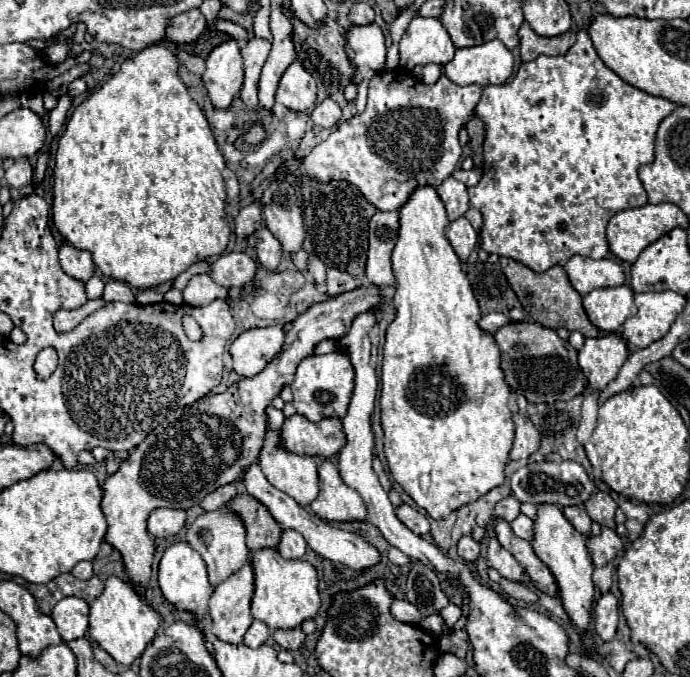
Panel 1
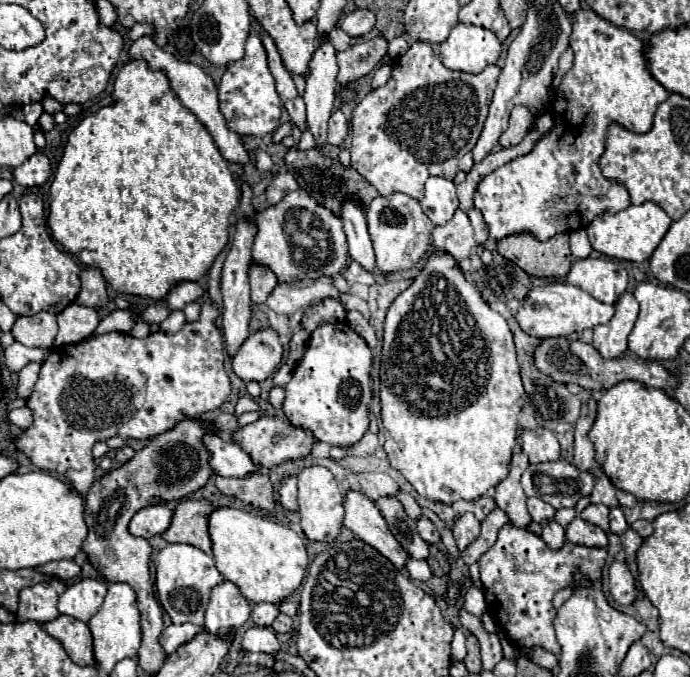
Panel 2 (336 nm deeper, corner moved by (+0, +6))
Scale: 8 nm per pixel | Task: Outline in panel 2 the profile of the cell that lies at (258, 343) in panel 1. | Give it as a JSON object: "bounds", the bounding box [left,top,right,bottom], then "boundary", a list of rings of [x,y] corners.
{"bounds":[232,328,282,382],"boundary":[[[272,328],[252,332],[232,358],[232,370],[244,382],[266,380],[282,362],[282,344]]]}

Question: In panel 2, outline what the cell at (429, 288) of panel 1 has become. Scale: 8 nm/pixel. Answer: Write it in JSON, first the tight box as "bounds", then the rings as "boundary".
{"bounds":[380,250,524,504],"boundary":[[[434,250],[428,258],[420,274],[414,278],[410,288],[406,288],[388,308],[386,322],[384,322],[384,350],[382,350],[382,366],[380,366],[380,404],[382,404],[382,424],[384,424],[384,450],[388,454],[390,466],[396,468],[412,486],[414,490],[434,502],[442,504],[454,504],[458,500],[476,500],[482,494],[486,494],[490,488],[494,488],[498,482],[504,480],[508,474],[508,464],[512,458],[512,448],[516,444],[516,428],[518,428],[518,412],[524,406],[524,386],[520,380],[520,370],[516,362],[516,350],[512,342],[512,332],[506,324],[506,320],[494,312],[480,296],[474,284],[470,284],[462,270],[458,268],[458,262],[444,250]]]}

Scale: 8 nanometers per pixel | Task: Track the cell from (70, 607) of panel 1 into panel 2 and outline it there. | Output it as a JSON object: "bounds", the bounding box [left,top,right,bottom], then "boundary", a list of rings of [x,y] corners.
{"bounds":[58,578,106,622],"boundary":[[[84,578],[82,582],[68,586],[66,592],[58,600],[58,610],[60,614],[72,616],[80,622],[88,622],[102,606],[106,596],[106,584]]]}

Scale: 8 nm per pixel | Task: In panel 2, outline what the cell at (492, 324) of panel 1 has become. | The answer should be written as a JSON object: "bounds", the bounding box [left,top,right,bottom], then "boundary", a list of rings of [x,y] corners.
{"bounds":[516,284,614,338],"boundary":[[[546,284],[532,288],[526,298],[520,302],[516,320],[524,332],[536,338],[550,338],[550,336],[568,336],[572,332],[582,332],[586,328],[596,328],[598,324],[606,324],[614,316],[614,304],[604,304],[592,298],[582,288],[572,284]]]}

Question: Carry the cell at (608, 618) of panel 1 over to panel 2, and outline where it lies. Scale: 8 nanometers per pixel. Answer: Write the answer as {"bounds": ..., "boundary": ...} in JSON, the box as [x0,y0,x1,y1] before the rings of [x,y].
{"bounds":[608,562,636,606],"boundary":[[[614,562],[610,566],[610,580],[608,580],[610,594],[616,604],[630,606],[636,598],[636,582],[624,562]]]}

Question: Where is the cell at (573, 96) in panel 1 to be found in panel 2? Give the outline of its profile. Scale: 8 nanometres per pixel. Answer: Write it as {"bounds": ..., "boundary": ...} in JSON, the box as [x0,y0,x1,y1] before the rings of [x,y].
{"bounds":[474,10,670,242],"boundary":[[[578,10],[570,34],[570,48],[574,50],[574,64],[564,74],[560,86],[554,88],[554,100],[548,104],[548,114],[554,118],[554,126],[534,148],[504,164],[502,168],[484,176],[474,190],[474,208],[484,216],[490,232],[490,240],[502,240],[514,234],[530,234],[540,242],[554,238],[556,234],[566,234],[572,230],[586,228],[596,216],[604,212],[616,214],[630,206],[630,194],[622,182],[608,180],[600,168],[600,156],[606,150],[608,126],[612,122],[624,126],[630,132],[646,134],[652,128],[656,108],[670,96],[648,72],[644,58],[644,44],[624,28],[600,18],[592,10]]]}

